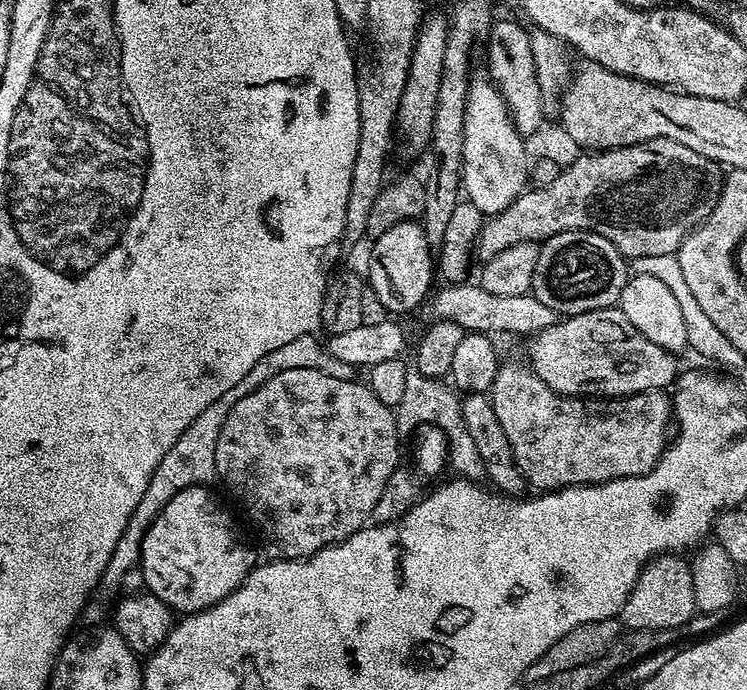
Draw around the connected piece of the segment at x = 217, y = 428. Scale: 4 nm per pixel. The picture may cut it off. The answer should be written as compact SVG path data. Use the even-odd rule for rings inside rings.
M315 335L293 338L290 342L286 342L286 346L278 346L278 350L270 350L270 354L258 358L258 363L250 369L250 374L246 374L246 378L242 378L242 382L238 382L234 390L226 390L226 394L222 394L218 402L210 402L210 406L206 406L206 410L202 410L202 414L198 414L198 418L194 418L194 422L186 426L182 438L178 438L178 442L170 446L166 458L158 462L158 470L154 470L150 478L150 486L146 486L146 494L142 494L142 502L138 502L138 510L134 510L130 522L126 522L126 530L122 530L122 538L118 538L118 546L114 546L114 554L110 554L110 562L106 562L106 570L102 574L100 585L93 590L88 601L84 603L84 609L80 611L79 623L85 629L99 628L109 623L114 605L122 596L123 578L130 570L138 567L142 542L146 538L148 527L156 521L158 514L170 502L170 498L174 498L174 494L187 488L211 485L211 480L217 479L214 450L218 450L218 434L222 434L222 422L226 422L226 414L230 414L230 410L239 400L246 398L246 394L250 394L258 386L262 386L262 382L274 378L274 374L282 374L282 370L305 368L330 374L330 378L357 379L357 368L346 362L338 362L338 358L330 355L327 347L321 341L319 344L316 339Z

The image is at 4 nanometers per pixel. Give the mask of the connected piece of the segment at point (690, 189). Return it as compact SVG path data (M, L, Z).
M654 138L625 148L580 155L584 156L578 157L569 168L568 165L561 167L558 178L554 178L550 186L529 187L506 210L485 219L475 250L481 261L502 254L502 250L510 246L518 246L518 242L540 244L560 232L602 234L602 238L606 238L606 242L614 242L617 250L629 261L643 256L675 254L680 243L714 210L720 197L720 187L724 185L725 173L721 165L702 158L702 154L670 138Z

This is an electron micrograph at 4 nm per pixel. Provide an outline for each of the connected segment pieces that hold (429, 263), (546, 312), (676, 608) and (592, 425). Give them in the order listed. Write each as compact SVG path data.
M414 220L398 222L398 226L386 230L386 234L375 237L371 243L366 284L385 310L389 314L412 312L424 299L425 303L433 291L434 248L424 237L423 223Z
M476 282L449 284L441 289L441 292L437 291L430 300L435 319L454 322L462 326L465 333L509 332L512 336L531 338L536 333L554 326L558 319L556 312L550 310L550 306L542 306L542 302L538 302L538 298L531 294L527 296L514 294L514 298L502 298L499 294L490 294Z
M661 553L649 561L640 572L634 590L627 596L619 619L621 625L631 630L681 629L697 613L692 567L681 555Z
M524 362L501 363L490 399L506 438L510 438L518 470L536 490L603 484L605 480L646 474L664 453L666 422L674 416L674 404L667 391L615 398L562 396L550 390Z

